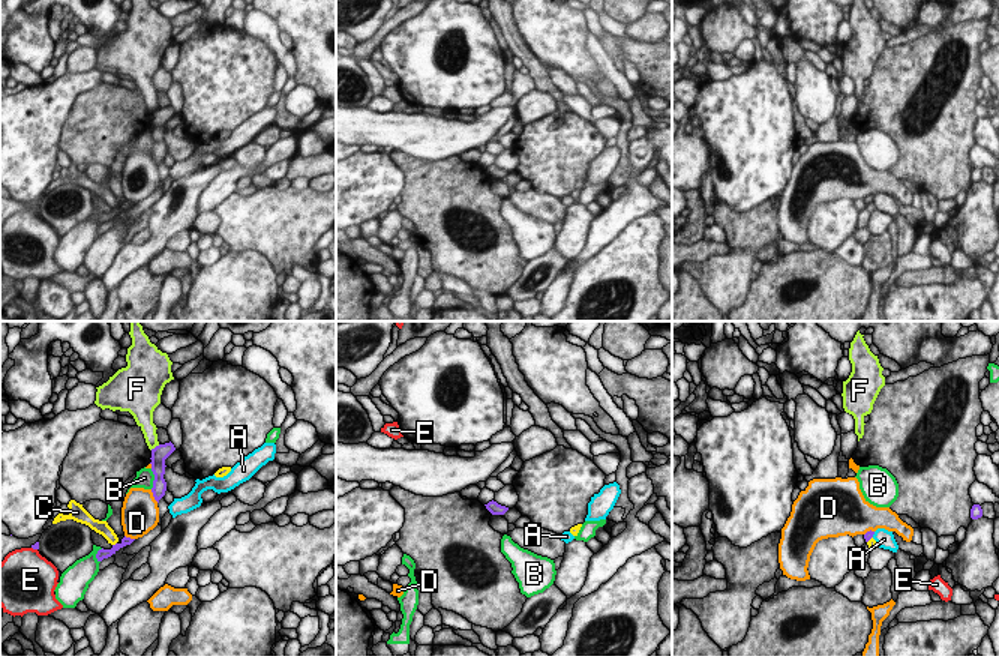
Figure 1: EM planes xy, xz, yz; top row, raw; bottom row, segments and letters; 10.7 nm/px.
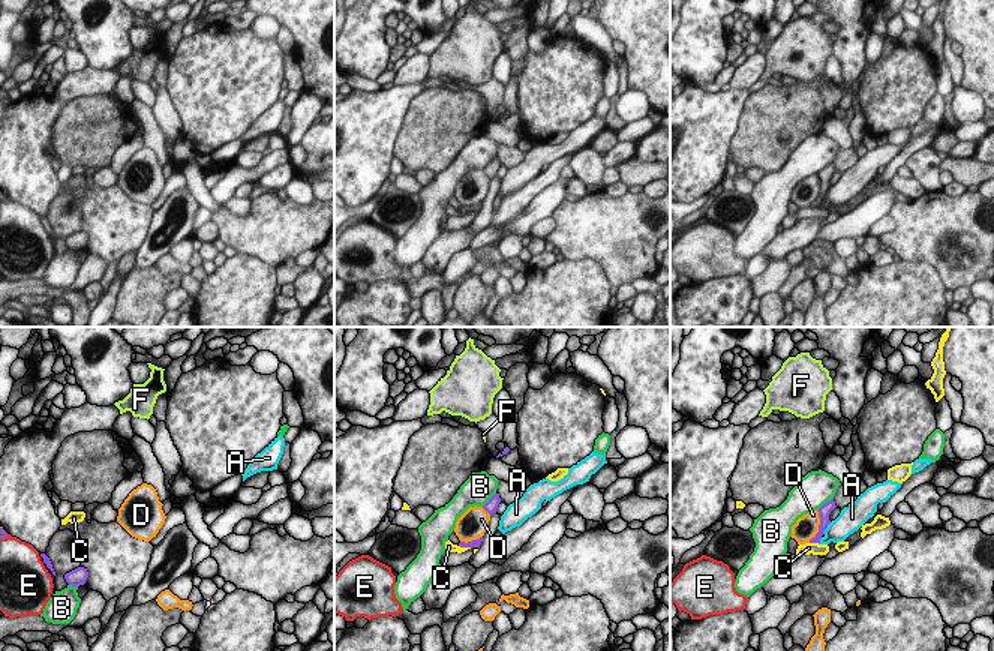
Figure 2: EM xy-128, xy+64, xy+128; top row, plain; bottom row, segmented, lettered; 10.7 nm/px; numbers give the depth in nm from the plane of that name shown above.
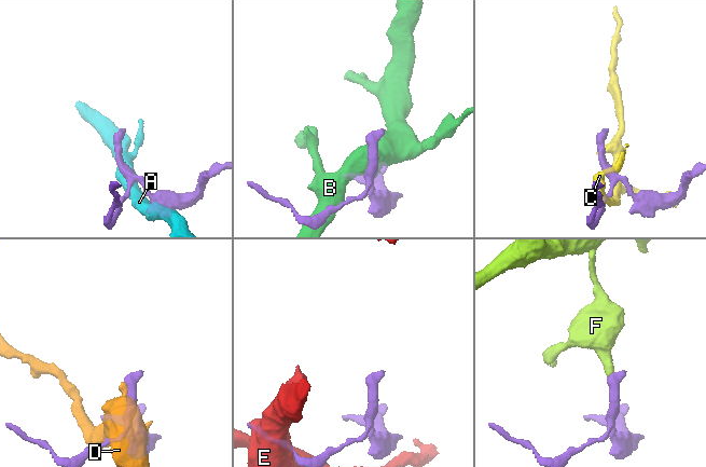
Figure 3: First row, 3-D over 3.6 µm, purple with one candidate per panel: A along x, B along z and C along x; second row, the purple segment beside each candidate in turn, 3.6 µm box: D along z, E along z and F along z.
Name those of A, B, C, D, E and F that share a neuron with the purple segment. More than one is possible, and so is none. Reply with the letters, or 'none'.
none

